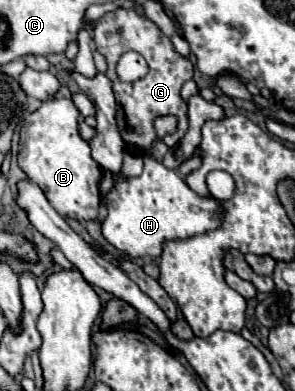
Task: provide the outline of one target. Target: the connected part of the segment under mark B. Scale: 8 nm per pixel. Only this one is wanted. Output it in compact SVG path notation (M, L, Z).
M53 98L43 102L39 110L27 114L23 120L17 160L19 168L31 182L37 182L59 214L75 220L95 220L101 210L99 180L103 170L91 158L89 144L79 136L77 116L79 110L71 100Z

